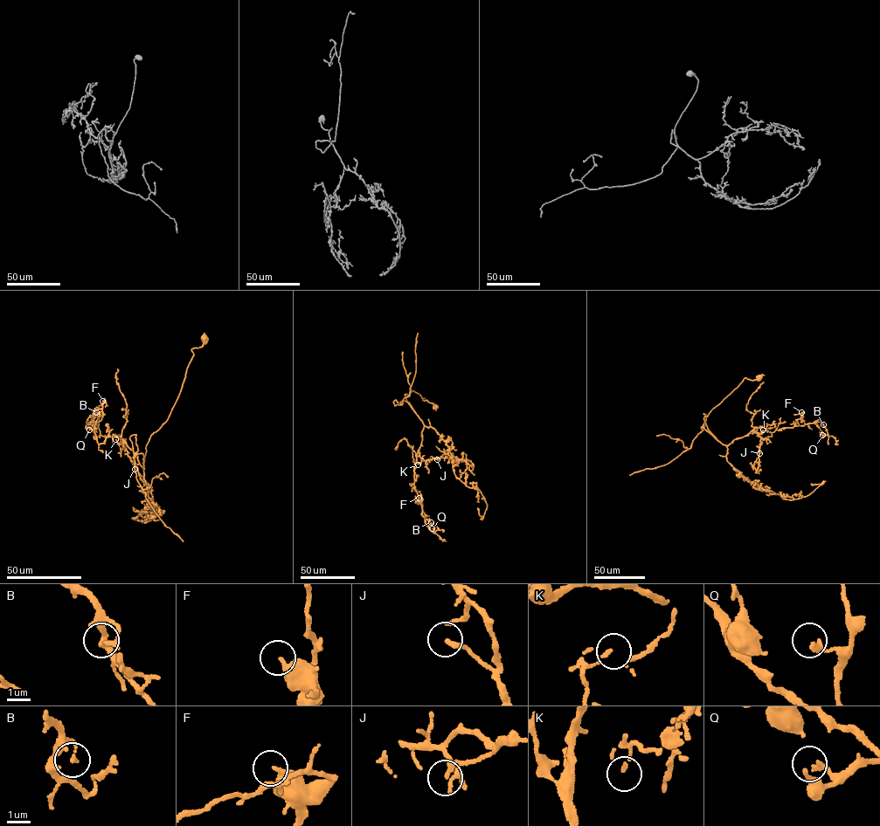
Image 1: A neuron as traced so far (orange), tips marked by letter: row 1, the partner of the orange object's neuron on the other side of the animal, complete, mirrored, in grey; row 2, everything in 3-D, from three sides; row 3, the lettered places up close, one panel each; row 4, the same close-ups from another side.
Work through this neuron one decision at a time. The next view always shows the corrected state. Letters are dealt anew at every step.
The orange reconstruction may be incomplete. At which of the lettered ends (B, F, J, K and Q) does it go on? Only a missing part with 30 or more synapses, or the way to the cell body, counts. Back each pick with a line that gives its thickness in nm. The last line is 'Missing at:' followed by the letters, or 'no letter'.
Missing at: no letter

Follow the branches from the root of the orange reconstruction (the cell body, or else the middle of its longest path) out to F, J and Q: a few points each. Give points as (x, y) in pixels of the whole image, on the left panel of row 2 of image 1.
F: (204, 338), (192, 348), (169, 416), (149, 437), (143, 469), (120, 437), (99, 443), (94, 437), (102, 401)
J: (204, 338), (202, 346), (192, 348), (169, 416), (149, 437), (143, 469), (121, 442), (135, 469)
Q: (204, 338), (192, 348), (169, 416), (149, 437), (143, 469), (120, 437), (98, 443), (93, 414), (89, 430)

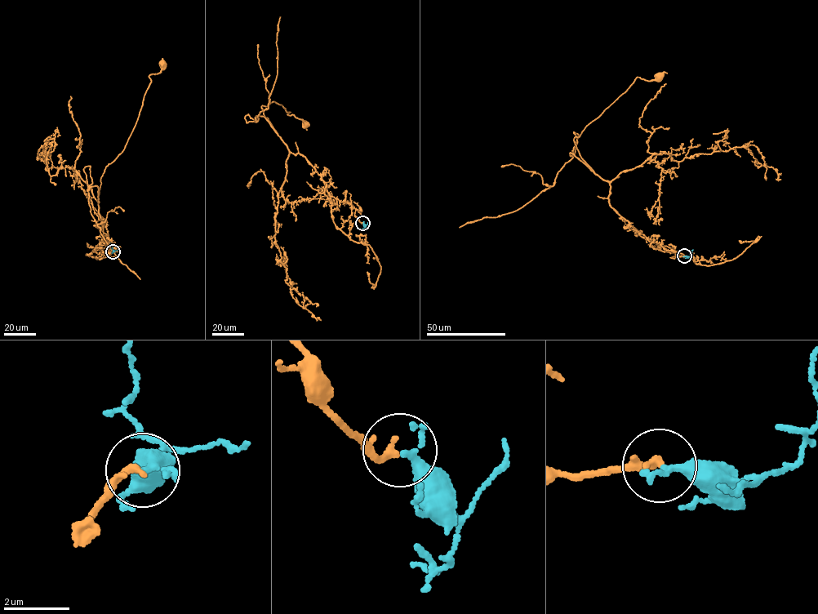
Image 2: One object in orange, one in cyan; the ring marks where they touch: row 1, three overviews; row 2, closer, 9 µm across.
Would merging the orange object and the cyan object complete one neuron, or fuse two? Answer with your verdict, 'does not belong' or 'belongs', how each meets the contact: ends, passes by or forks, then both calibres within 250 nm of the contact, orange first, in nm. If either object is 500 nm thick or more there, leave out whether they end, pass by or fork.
belongs; orange ends; cyan passes by; calibres 240 and 200 nm

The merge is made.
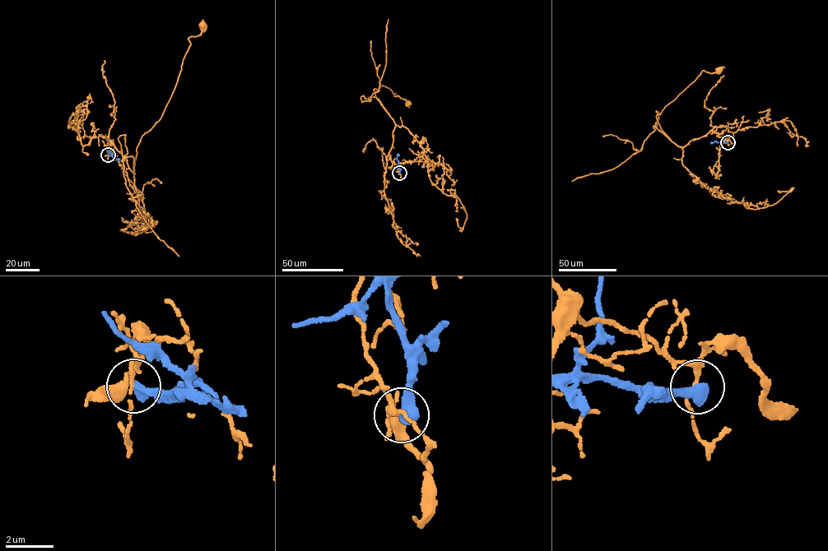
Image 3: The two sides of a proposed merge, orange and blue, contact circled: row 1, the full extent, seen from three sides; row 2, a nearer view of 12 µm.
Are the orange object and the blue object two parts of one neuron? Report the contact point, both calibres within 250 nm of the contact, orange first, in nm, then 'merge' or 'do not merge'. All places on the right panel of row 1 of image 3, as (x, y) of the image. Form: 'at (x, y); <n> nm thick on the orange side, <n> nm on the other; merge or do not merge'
at (727, 142); 140 nm thick on the orange side, 480 nm on the other; do not merge

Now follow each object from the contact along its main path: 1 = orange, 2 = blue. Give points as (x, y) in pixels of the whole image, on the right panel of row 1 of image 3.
1: (727, 142), (711, 131), (678, 146), (662, 130), (656, 117), (702, 71), (712, 73), (718, 69)
2: (727, 142), (714, 142)

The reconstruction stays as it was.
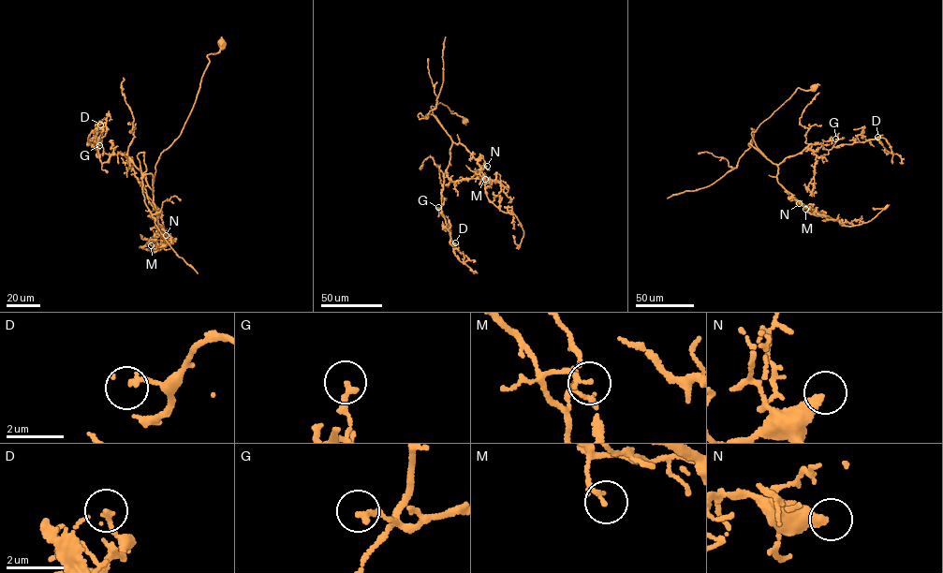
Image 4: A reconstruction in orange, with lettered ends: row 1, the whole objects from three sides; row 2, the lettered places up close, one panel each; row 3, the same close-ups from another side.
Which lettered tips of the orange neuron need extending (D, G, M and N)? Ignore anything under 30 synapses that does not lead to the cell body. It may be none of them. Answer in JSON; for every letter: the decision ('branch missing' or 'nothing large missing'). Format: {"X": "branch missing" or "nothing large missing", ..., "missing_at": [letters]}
{"D": "nothing large missing", "G": "nothing large missing", "M": "nothing large missing", "N": "branch missing", "missing_at": ["N"]}

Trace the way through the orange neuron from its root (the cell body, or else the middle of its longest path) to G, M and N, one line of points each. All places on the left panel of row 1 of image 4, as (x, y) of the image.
G: (222, 43), (218, 51), (208, 54), (182, 132), (159, 155), (153, 191), (125, 154), (101, 162), (99, 145)
M: (222, 43), (218, 51), (208, 54), (182, 132), (155, 165), (152, 191), (158, 227), (151, 245)
N: (222, 43), (218, 51), (208, 54), (182, 132), (155, 165), (154, 203), (157, 233), (166, 235)

